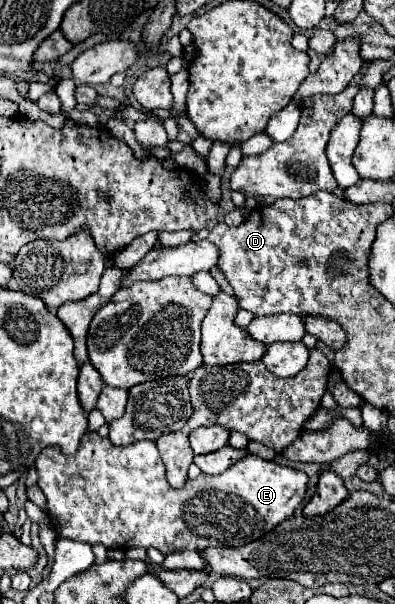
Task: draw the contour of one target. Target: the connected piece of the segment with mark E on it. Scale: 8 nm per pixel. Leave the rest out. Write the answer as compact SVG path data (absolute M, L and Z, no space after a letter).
M87 432L81 440L81 446L79 446L79 452L73 454L73 456L67 456L63 452L59 452L57 446L49 446L49 448L43 448L43 452L37 456L37 462L35 462L35 470L37 470L37 486L43 490L45 498L47 498L47 510L49 510L49 518L51 518L51 524L55 528L55 532L61 536L61 538L71 538L71 540L79 540L79 542L85 542L85 544L103 544L107 548L133 548L133 546L139 546L139 548L157 548L161 550L163 554L171 554L171 552L177 552L177 550L203 550L203 548L209 548L209 546L241 546L241 544L249 544L257 538L261 538L263 534L267 534L269 530L273 530L277 524L293 518L295 510L299 508L299 504L303 502L305 498L305 492L307 492L307 482L309 482L309 476L301 470L295 470L291 466L281 466L273 460L263 460L259 456L245 456L243 460L239 460L237 464L233 464L231 468L227 468L223 474L217 474L217 476L209 476L209 474L199 474L195 480L189 480L189 490L173 490L169 486L169 482L165 480L165 468L163 468L163 462L161 462L161 456L159 456L159 450L155 446L155 442L135 442L135 444L129 444L125 448L117 448L113 446L107 438L99 438L97 432Z

